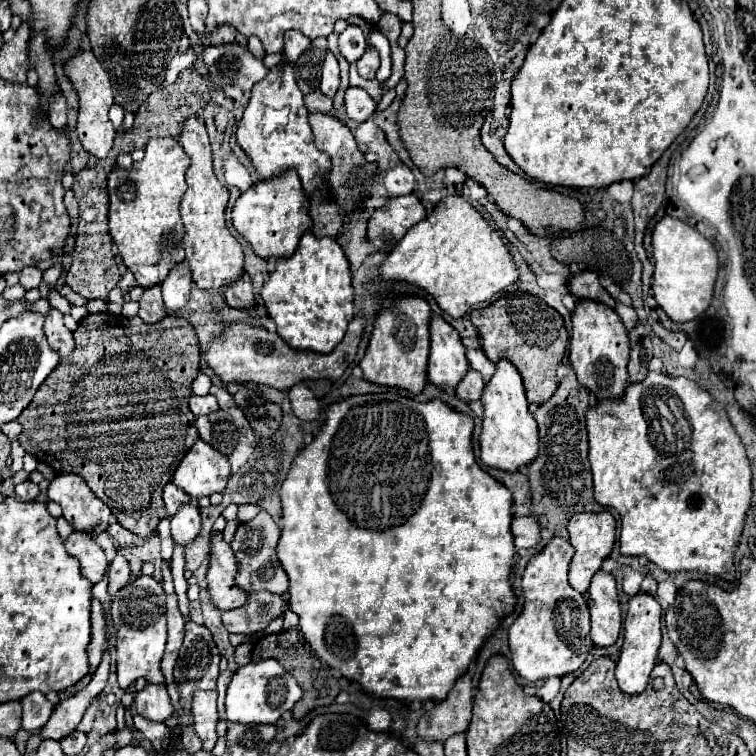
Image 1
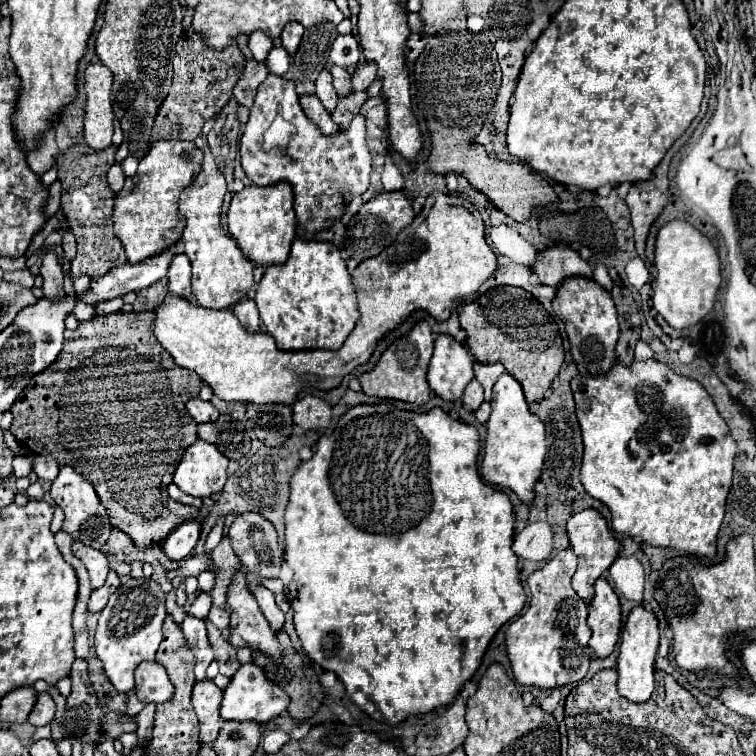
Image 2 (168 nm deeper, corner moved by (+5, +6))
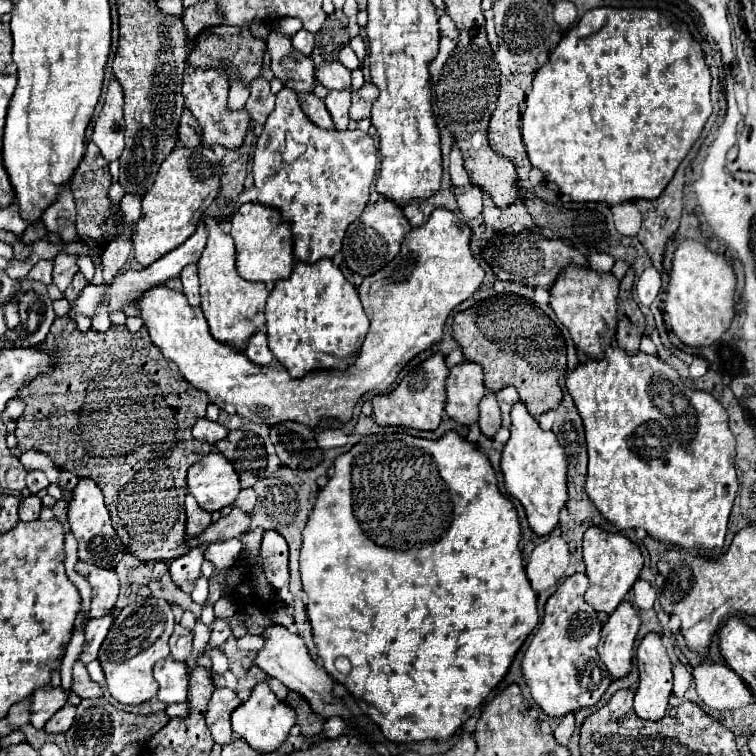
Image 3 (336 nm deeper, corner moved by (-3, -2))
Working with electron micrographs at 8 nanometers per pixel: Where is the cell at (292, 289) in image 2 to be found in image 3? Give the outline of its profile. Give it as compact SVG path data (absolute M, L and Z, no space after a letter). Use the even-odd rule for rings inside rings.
M327 258L317 260L313 266L297 262L287 280L275 282L265 306L265 316L269 350L293 378L301 378L313 370L351 368L369 330L369 320L357 290Z

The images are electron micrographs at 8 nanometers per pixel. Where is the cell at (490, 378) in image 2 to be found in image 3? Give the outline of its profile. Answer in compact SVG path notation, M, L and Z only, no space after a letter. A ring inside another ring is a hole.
M503 388L499 392L495 392L495 398L499 402L499 408L501 408L501 414L503 414L503 426L511 428L511 408L515 402L519 402L519 396L517 396L517 390L515 388Z

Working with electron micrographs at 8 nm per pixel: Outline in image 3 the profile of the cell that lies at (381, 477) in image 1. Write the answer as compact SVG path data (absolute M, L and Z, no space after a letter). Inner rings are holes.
M447 432L441 440L425 440L425 438L413 438L413 446L405 444L405 442L385 442L381 440L379 436L367 436L363 442L355 444L349 452L337 456L335 460L335 466L333 466L333 476L329 478L327 486L321 488L319 496L317 496L317 502L315 502L315 508L309 516L309 522L307 522L307 528L303 530L303 548L301 548L301 580L303 580L303 590L307 594L307 616L309 616L309 622L311 622L311 628L313 628L313 640L315 640L315 646L317 646L317 654L319 658L323 660L323 668L327 670L327 674L343 684L361 704L363 712L379 724L381 732L389 738L389 740L395 740L395 742L423 742L423 740L449 740L475 712L475 708L489 696L489 692L503 680L503 676L509 672L509 666L517 654L517 650L523 646L523 642L527 640L527 636L535 630L537 622L539 622L539 614L537 614L537 594L533 592L527 576L525 576L525 568L523 568L523 558L521 558L521 552L519 552L519 540L521 540L521 528L519 528L519 520L517 520L517 512L515 512L515 506L511 504L511 500L507 496L503 496L499 492L499 486L497 486L497 476L495 476L495 470L491 468L487 456L477 448L473 446L471 442L467 442L465 438L461 438L457 432Z

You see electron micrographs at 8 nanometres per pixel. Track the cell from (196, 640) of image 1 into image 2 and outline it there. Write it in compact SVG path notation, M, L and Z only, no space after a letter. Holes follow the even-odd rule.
M187 616L181 624L181 630L183 630L183 636L187 640L187 646L193 650L195 654L195 666L193 666L193 672L195 672L195 678L197 680L205 680L205 670L207 666L213 662L213 652L211 652L211 646L209 646L209 640L207 640L207 630L205 630L205 622L195 618L195 616Z

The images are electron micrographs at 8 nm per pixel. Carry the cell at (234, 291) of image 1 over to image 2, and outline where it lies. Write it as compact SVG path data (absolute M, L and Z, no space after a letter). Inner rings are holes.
M241 298L239 304L233 304L233 312L235 316L239 318L239 322L247 328L247 330L259 330L261 324L259 324L259 310L257 310L257 304L255 300L251 298Z

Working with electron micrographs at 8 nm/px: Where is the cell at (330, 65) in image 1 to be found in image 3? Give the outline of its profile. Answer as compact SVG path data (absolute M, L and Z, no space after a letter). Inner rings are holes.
M333 90L327 98L325 98L325 106L335 122L335 130L347 130L347 122L349 122L349 106L351 106L351 92L349 90Z

